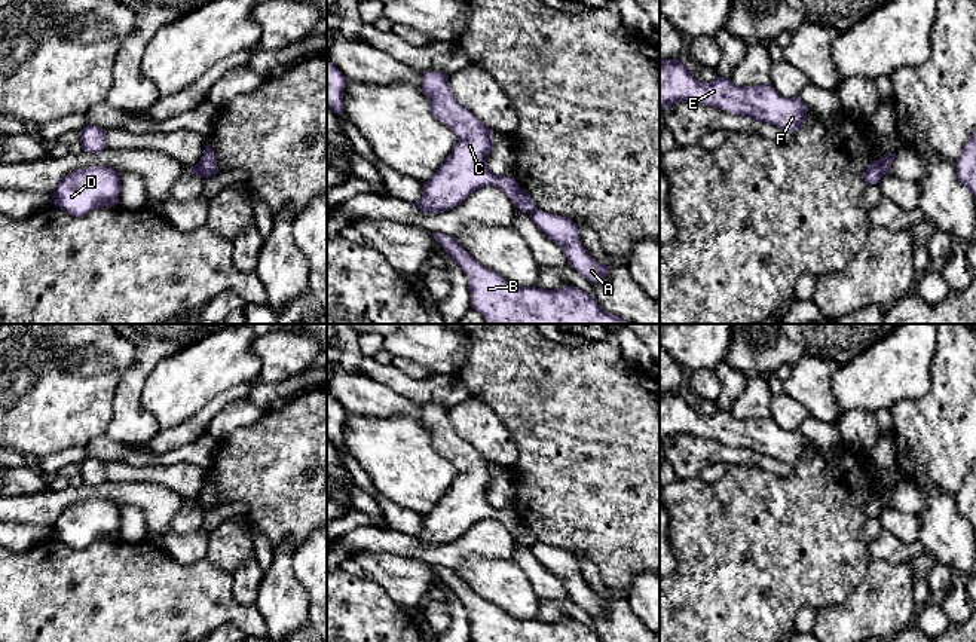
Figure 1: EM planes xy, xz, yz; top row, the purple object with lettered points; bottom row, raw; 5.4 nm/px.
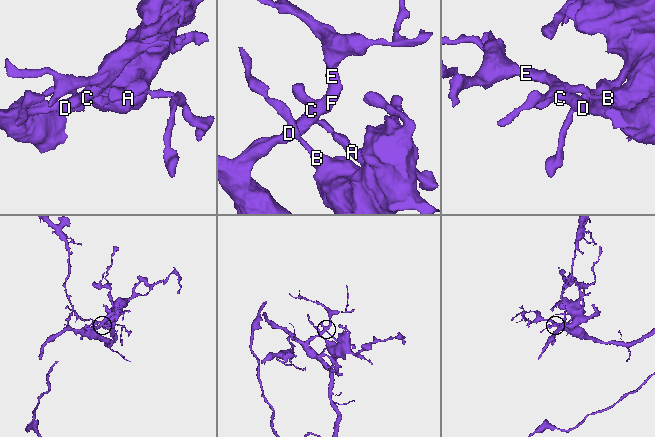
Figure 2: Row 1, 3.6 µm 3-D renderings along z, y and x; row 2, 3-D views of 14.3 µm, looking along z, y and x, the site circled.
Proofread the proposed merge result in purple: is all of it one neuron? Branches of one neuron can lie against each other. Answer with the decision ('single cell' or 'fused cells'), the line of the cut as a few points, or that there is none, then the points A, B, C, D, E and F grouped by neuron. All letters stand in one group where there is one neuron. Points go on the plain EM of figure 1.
fused cells | yz (877, 494), (883, 507) | A B / C D E F

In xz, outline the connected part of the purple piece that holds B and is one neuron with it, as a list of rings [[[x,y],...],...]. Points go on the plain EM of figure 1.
[[[438,565],[434,571],[463,603],[472,642],[603,642],[594,630],[573,618],[554,623],[515,618],[480,597],[455,569]]]

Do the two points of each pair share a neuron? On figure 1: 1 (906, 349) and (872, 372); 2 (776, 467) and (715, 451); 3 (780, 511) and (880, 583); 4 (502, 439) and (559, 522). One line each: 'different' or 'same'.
1: same
2: same
3: different
4: different

